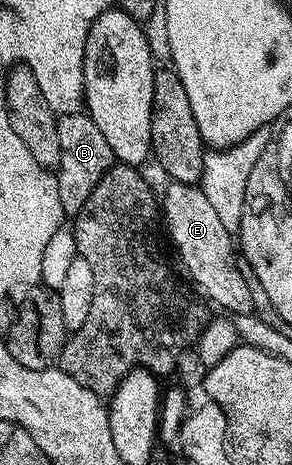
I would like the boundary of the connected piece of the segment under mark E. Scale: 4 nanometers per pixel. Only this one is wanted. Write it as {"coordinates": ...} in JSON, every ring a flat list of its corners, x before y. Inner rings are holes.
{"coordinates":[[168,181,167,187,161,190,161,218,167,221,167,230,171,233,171,242,179,253,185,269,191,273,191,278,208,294,206,297,212,303,220,306,220,311,228,315,254,315,253,286,248,275,239,271,237,261,237,246,233,236,221,224,217,211,210,204,205,192,198,185,190,186,180,182]]}

